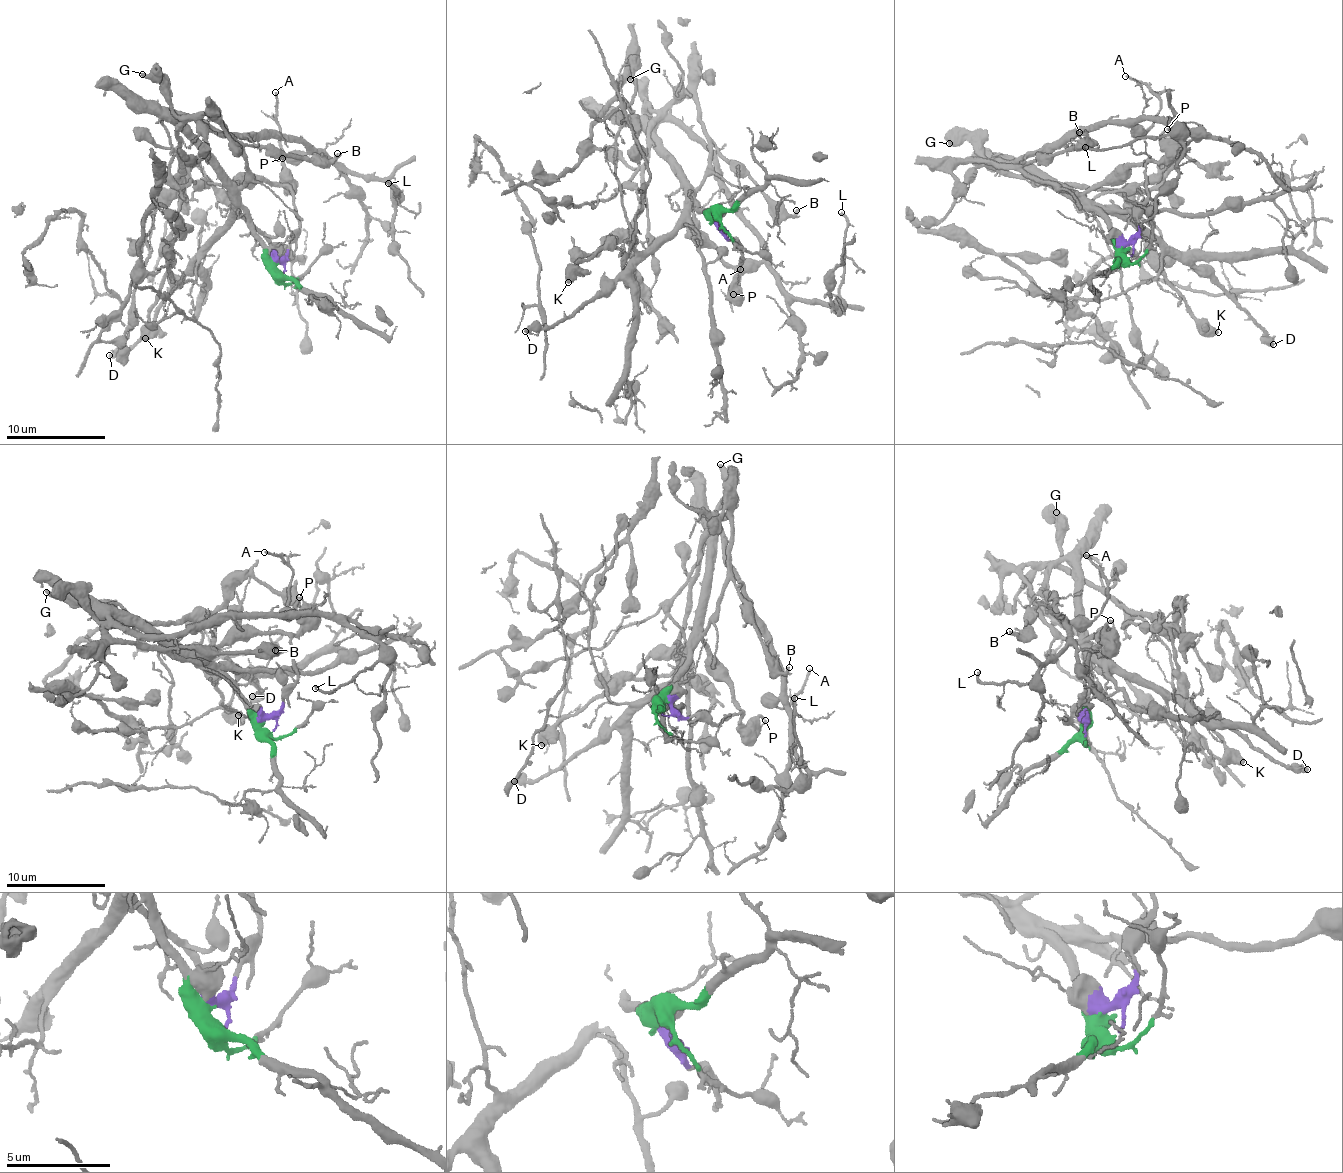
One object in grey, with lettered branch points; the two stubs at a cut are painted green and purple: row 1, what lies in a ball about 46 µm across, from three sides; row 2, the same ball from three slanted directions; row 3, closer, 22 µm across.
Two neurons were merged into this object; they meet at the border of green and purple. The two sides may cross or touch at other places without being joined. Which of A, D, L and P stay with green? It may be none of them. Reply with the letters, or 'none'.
A, D, L

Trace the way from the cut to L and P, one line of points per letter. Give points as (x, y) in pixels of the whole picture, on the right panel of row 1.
L: (1129, 257), (1090, 209), (996, 159), (1013, 162), (1108, 125), (1157, 116), (1174, 123), (1165, 135), (1084, 147)
P: (1131, 257), (1138, 212), (1147, 197), (1145, 163), (1158, 160), (1165, 152), (1171, 132), (1166, 128)

